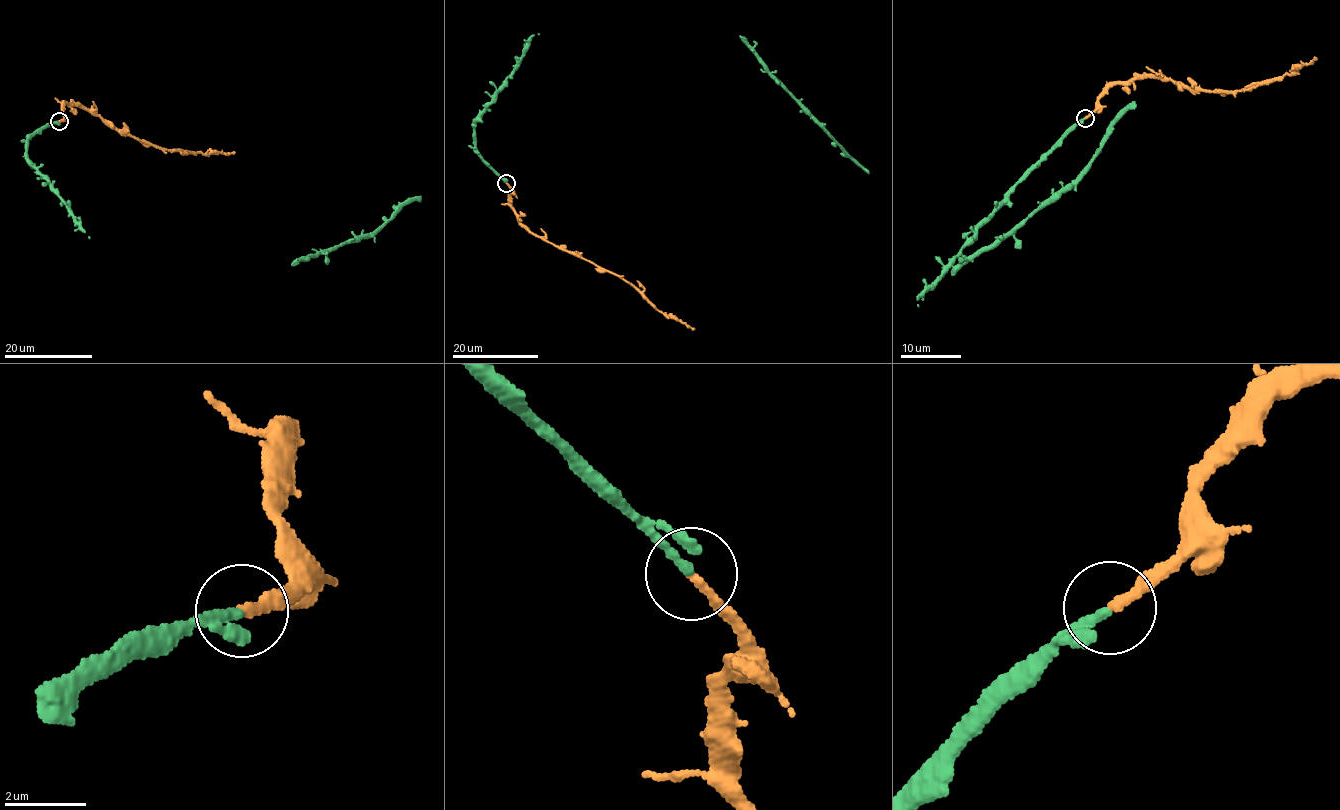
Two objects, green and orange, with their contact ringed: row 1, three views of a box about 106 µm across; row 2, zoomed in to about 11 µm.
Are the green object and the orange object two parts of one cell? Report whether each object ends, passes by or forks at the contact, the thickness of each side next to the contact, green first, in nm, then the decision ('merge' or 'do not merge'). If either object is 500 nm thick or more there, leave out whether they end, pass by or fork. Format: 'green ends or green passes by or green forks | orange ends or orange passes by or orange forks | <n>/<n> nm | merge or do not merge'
green ends | orange ends | 220/200 nm | merge

